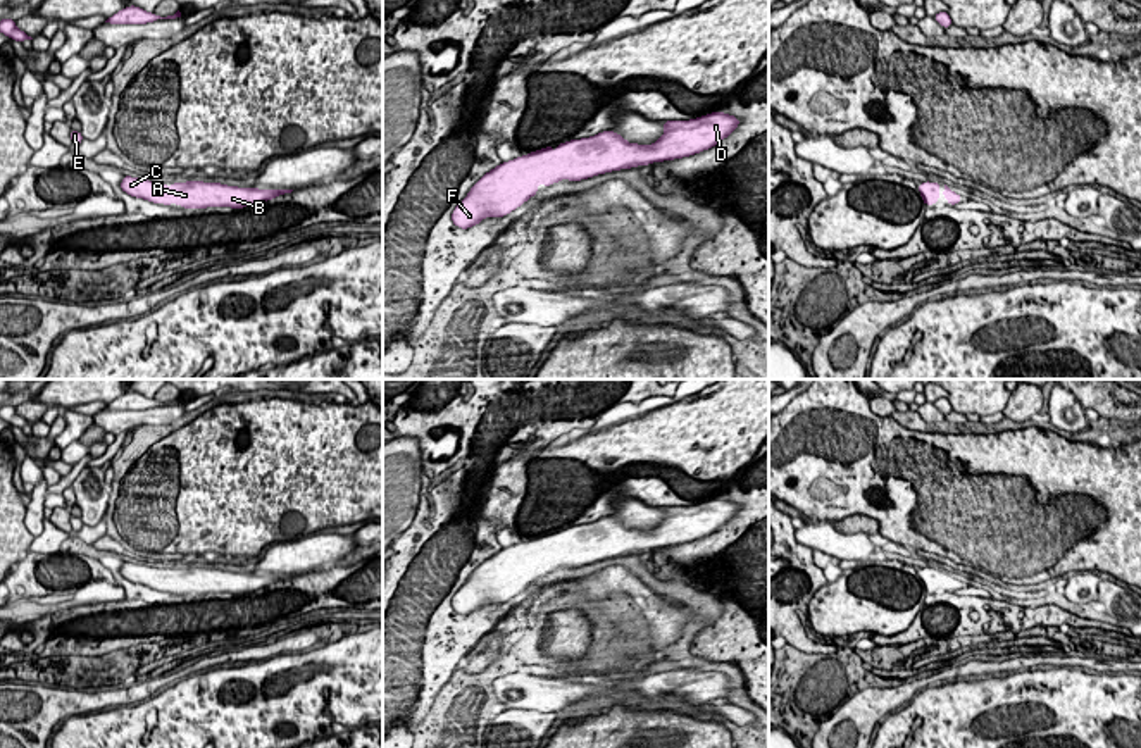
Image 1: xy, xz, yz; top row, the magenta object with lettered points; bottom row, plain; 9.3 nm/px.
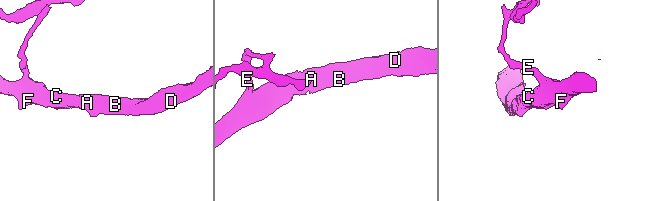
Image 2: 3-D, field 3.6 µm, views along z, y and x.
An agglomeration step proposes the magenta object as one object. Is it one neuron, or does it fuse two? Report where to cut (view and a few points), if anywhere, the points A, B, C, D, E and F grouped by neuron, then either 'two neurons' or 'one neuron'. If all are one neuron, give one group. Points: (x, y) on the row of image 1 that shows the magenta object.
cut none; groups A B C D E F; one neuron

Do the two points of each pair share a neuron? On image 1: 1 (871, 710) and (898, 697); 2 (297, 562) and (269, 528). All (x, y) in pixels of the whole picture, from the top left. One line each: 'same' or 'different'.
1: same
2: different

